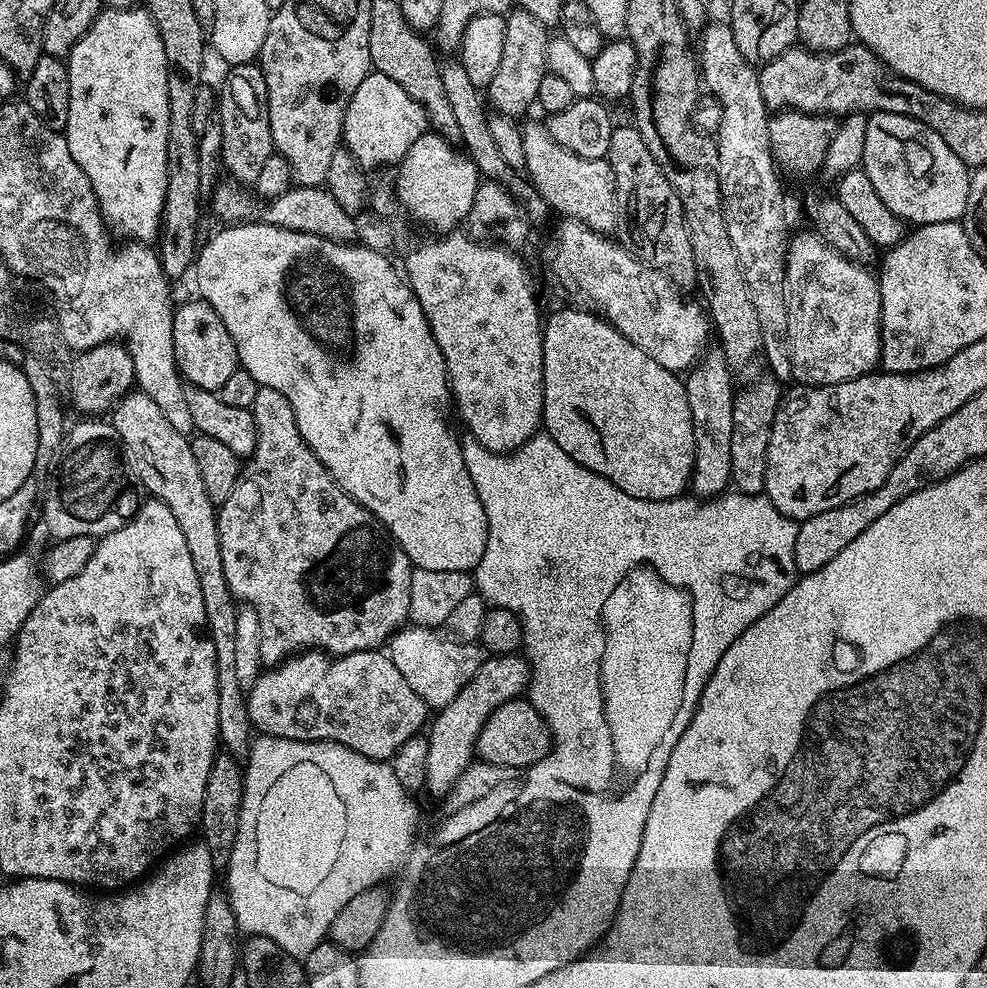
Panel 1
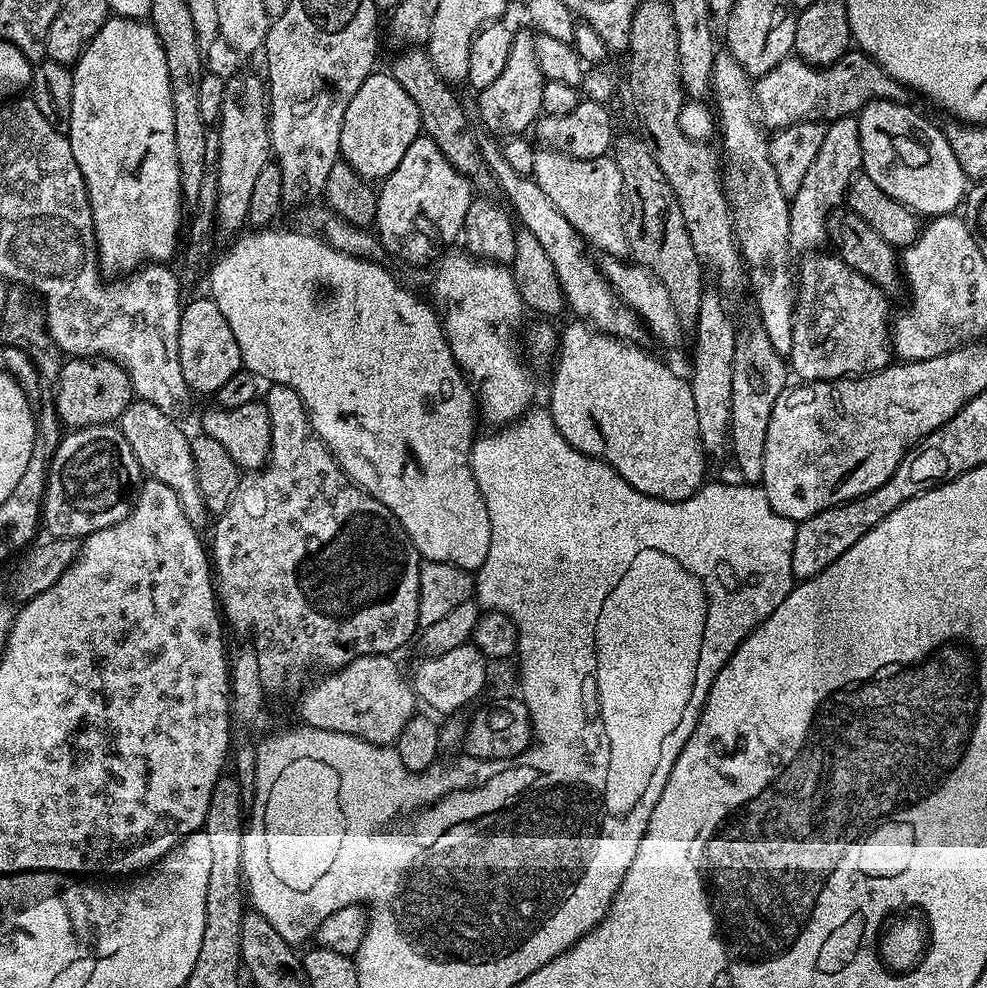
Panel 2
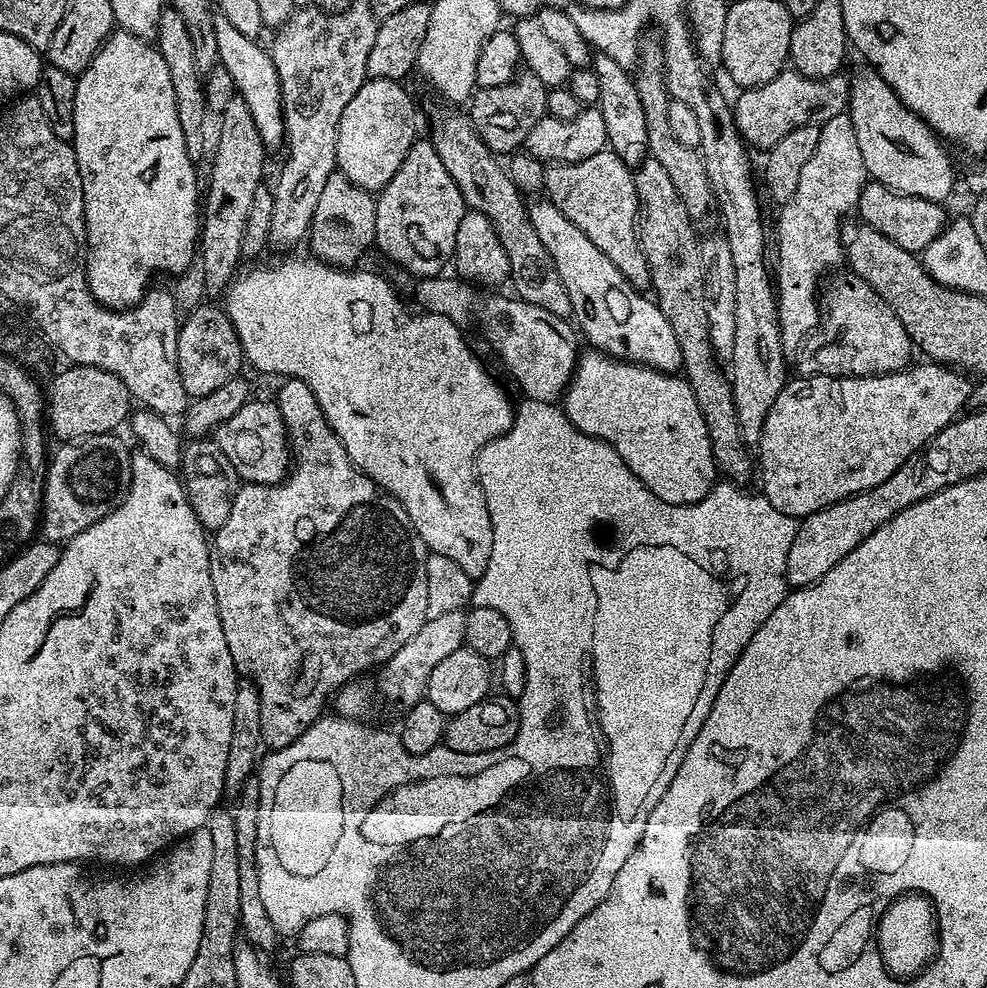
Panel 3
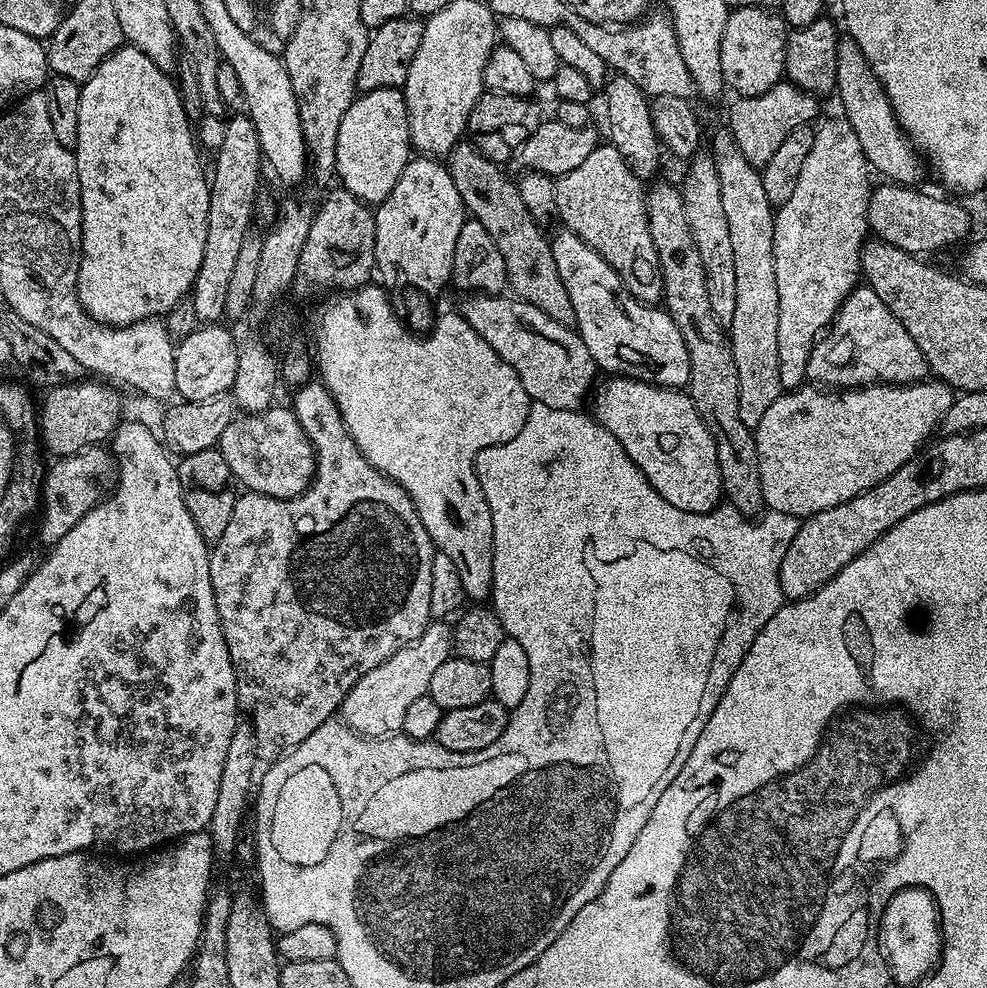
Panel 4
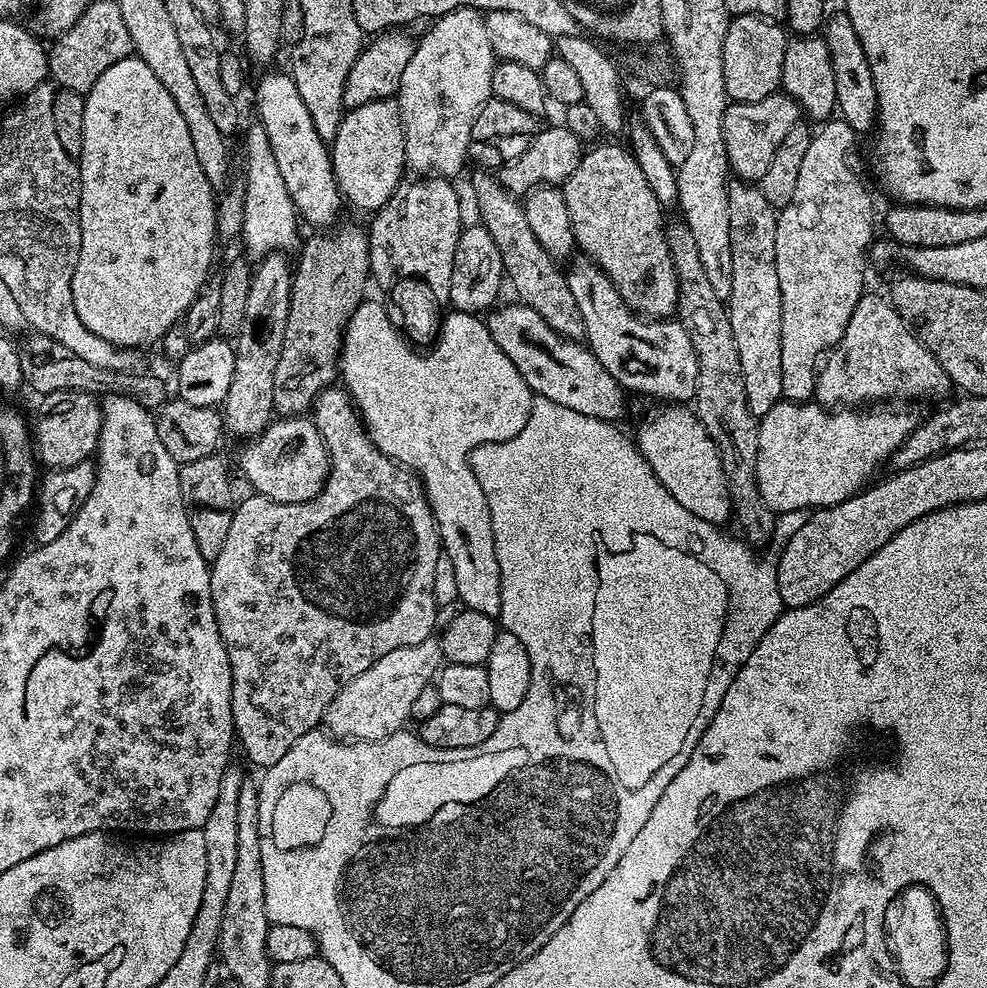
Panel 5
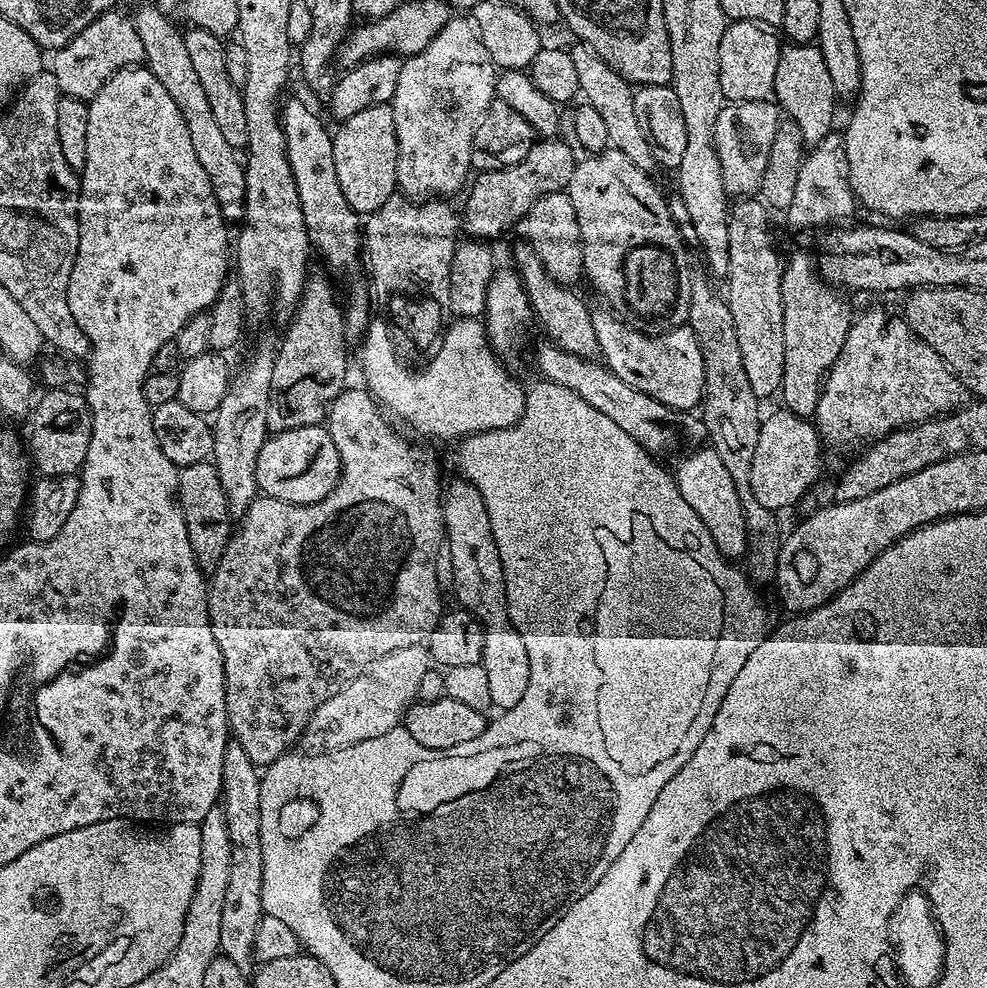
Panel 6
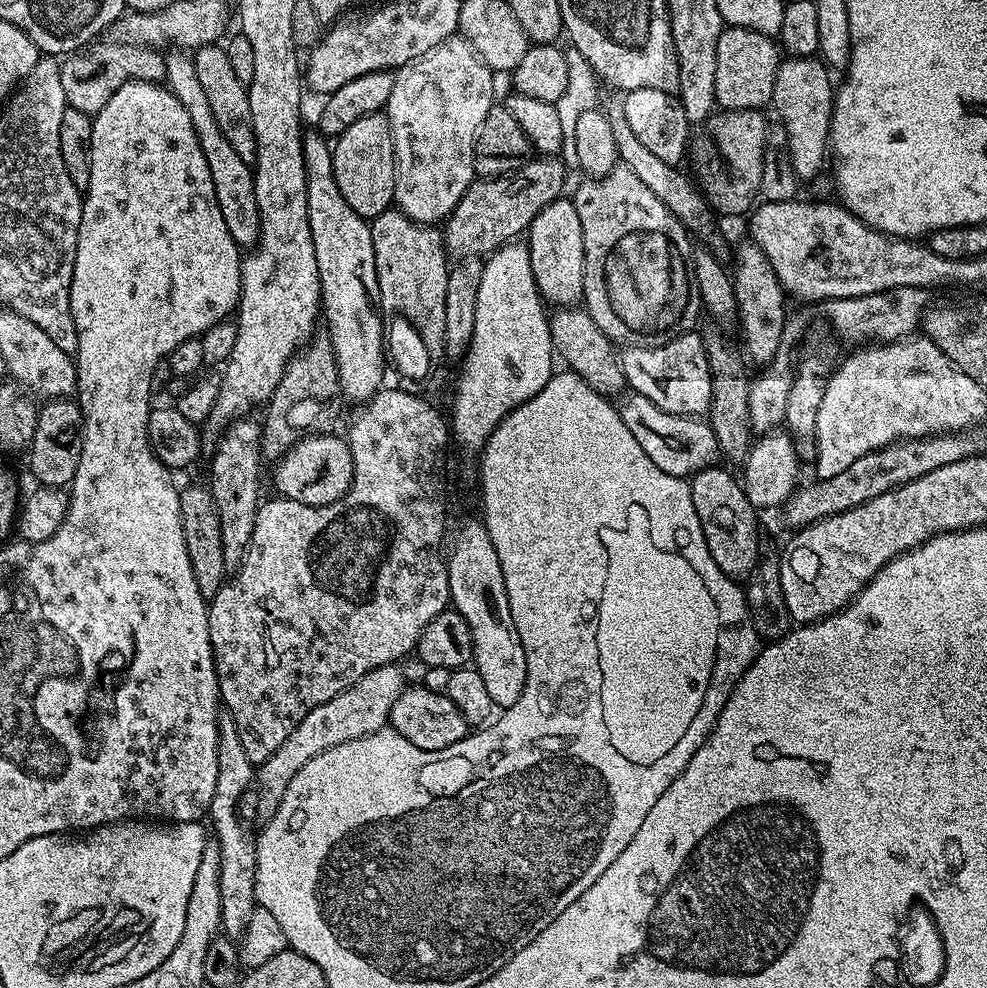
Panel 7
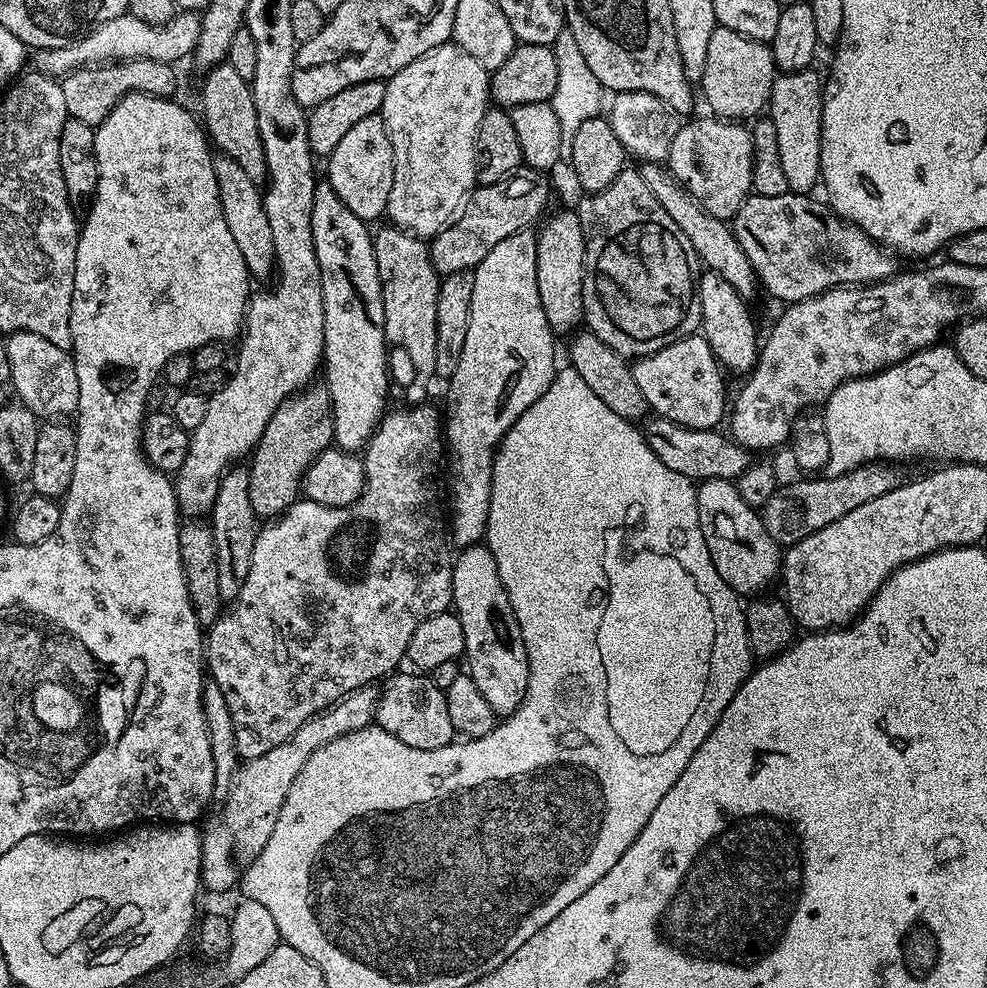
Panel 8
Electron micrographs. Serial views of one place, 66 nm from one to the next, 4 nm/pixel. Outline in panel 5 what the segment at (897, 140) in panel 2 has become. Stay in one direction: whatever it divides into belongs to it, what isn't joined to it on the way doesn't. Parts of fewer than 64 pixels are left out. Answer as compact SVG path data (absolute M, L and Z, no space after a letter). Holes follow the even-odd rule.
M837 10L833 16L831 13L825 19L822 35L826 50L830 50L830 66L834 66L834 90L839 119L846 121L858 134L871 133L876 123L876 91L870 66L866 62L866 50L862 50L862 42L858 42L854 22L850 22L847 12Z

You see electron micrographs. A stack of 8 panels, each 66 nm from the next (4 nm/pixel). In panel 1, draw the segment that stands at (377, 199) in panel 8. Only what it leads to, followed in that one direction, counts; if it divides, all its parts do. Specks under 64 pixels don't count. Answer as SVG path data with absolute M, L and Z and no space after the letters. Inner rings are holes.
M373 70L366 78L362 78L362 86L354 90L354 98L350 98L350 106L346 106L342 142L348 152L358 158L364 169L373 170L372 168L380 168L383 164L399 165L406 150L410 150L410 146L414 146L414 142L418 142L418 138L422 138L422 134L429 131L429 128L428 115L422 105L410 98L410 94L406 94L406 90L402 90L402 86L394 82L394 78L386 78L386 74Z

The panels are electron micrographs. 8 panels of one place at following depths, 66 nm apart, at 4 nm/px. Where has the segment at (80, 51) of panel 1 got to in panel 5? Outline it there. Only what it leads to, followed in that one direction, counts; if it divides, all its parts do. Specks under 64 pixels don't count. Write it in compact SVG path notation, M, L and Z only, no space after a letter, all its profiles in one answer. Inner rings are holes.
M133 54L122 58L122 62L114 62L98 82L84 96L86 115L82 126L82 150L78 157L80 166L80 249L78 250L78 262L74 266L74 278L72 279L72 301L74 310L86 326L98 338L110 342L116 348L133 350L143 344L154 345L160 342L163 336L174 325L181 323L184 313L198 298L198 294L204 289L213 275L212 263L216 260L216 205L217 193L212 183L202 174L202 166L194 154L194 142L190 142L190 130L186 126L186 118L182 118L182 110L170 98L166 86L158 82L158 77L142 62L140 57Z

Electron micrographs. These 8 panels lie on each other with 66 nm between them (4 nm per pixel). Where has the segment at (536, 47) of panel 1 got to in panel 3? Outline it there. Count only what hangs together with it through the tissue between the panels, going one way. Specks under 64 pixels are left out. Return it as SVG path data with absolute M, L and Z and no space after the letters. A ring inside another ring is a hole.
M521 71L510 82L493 88L481 88L470 101L472 125L493 154L512 154L523 145L525 138L538 126L548 111L548 89L530 71Z

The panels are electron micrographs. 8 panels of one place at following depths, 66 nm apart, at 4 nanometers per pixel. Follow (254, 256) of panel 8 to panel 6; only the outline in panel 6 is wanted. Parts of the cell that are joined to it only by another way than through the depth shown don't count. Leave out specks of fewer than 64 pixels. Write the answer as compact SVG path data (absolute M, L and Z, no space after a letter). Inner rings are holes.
M140 8L134 15L134 23L138 38L142 38L144 47L144 64L162 82L166 94L174 98L178 110L182 110L182 118L186 118L186 130L190 130L190 142L194 146L194 154L206 170L206 178L210 178L210 186L214 190L214 198L218 198L218 206L222 210L225 221L235 222L244 219L244 203L246 202L246 174L241 153L230 142L226 142L218 121L210 110L210 102L202 90L202 82L198 82L198 74L194 71L190 54L186 50L184 32L172 25L172 20L164 12L156 8Z

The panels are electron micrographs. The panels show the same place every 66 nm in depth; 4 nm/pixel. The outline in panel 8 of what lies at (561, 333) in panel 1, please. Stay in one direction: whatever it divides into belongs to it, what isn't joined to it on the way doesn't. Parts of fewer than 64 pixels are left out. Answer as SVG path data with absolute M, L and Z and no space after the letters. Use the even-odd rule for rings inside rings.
M706 480L697 487L698 522L706 538L706 550L714 562L714 570L741 598L752 598L777 583L782 572L782 548L768 533L764 517L740 497L730 480Z

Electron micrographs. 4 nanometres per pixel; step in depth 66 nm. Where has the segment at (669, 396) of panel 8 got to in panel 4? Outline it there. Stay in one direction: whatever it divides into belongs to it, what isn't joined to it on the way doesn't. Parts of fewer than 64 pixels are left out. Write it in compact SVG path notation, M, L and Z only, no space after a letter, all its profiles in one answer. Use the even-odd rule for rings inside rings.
M561 227L559 231L550 236L554 266L558 266L558 278L562 278L566 294L570 294L570 302L574 302L574 327L582 342L586 342L586 350L590 350L597 369L604 371L605 368L612 376L628 376L632 380L657 384L659 388L683 389L690 378L690 354L668 311L636 300L630 290L626 290L622 278L618 278L614 266L610 266L610 262L606 262L606 258L602 258L598 250L586 246L586 242L582 242L582 238L578 238L578 234L571 232L569 228Z

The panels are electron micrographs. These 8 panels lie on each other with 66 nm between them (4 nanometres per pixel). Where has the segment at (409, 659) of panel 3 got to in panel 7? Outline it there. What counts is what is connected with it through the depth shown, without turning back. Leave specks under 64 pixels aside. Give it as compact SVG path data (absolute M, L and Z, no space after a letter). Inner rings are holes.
M394 663L370 670L365 676L358 678L354 686L330 698L330 702L310 710L310 714L306 714L306 718L302 718L302 722L294 726L294 734L290 734L290 738L286 738L286 742L278 746L275 754L259 765L258 788L260 784L261 817L267 818L276 811L286 786L290 784L290 778L294 778L294 774L298 774L298 770L302 770L302 766L306 766L310 758L342 742L350 742L374 734L389 723L394 702L398 702L398 698L404 693L406 687L404 672L400 667L399 663Z

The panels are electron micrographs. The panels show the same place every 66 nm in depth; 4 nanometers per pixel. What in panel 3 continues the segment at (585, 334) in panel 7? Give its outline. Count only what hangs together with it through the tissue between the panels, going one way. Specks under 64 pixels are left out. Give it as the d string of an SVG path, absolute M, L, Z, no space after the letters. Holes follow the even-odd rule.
M436 102L436 105L428 112L428 124L432 127L430 139L434 150L438 150L438 158L442 158L442 166L446 166L446 174L454 178L458 190L462 194L465 205L473 212L481 212L490 218L494 230L498 234L498 240L502 242L502 250L506 250L506 258L510 258L510 284L516 287L515 295L521 300L530 302L534 306L542 306L542 310L550 310L550 314L568 318L572 316L570 306L570 294L566 294L566 286L562 286L562 278L558 278L558 270L554 267L554 258L550 258L550 250L542 246L534 226L528 217L528 204L520 189L510 182L508 169L500 164L497 157L482 142L482 138L474 130L471 115L460 113L459 107L447 102Z

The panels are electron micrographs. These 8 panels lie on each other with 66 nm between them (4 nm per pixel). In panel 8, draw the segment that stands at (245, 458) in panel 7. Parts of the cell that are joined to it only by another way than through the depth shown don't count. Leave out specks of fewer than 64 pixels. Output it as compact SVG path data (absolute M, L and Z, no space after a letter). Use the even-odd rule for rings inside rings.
M233 466L220 480L218 494L212 503L210 527L214 534L214 550L218 554L218 594L221 601L231 602L242 590L246 574L250 574L250 558L258 531L258 517L254 506L250 506L250 478L247 467Z

